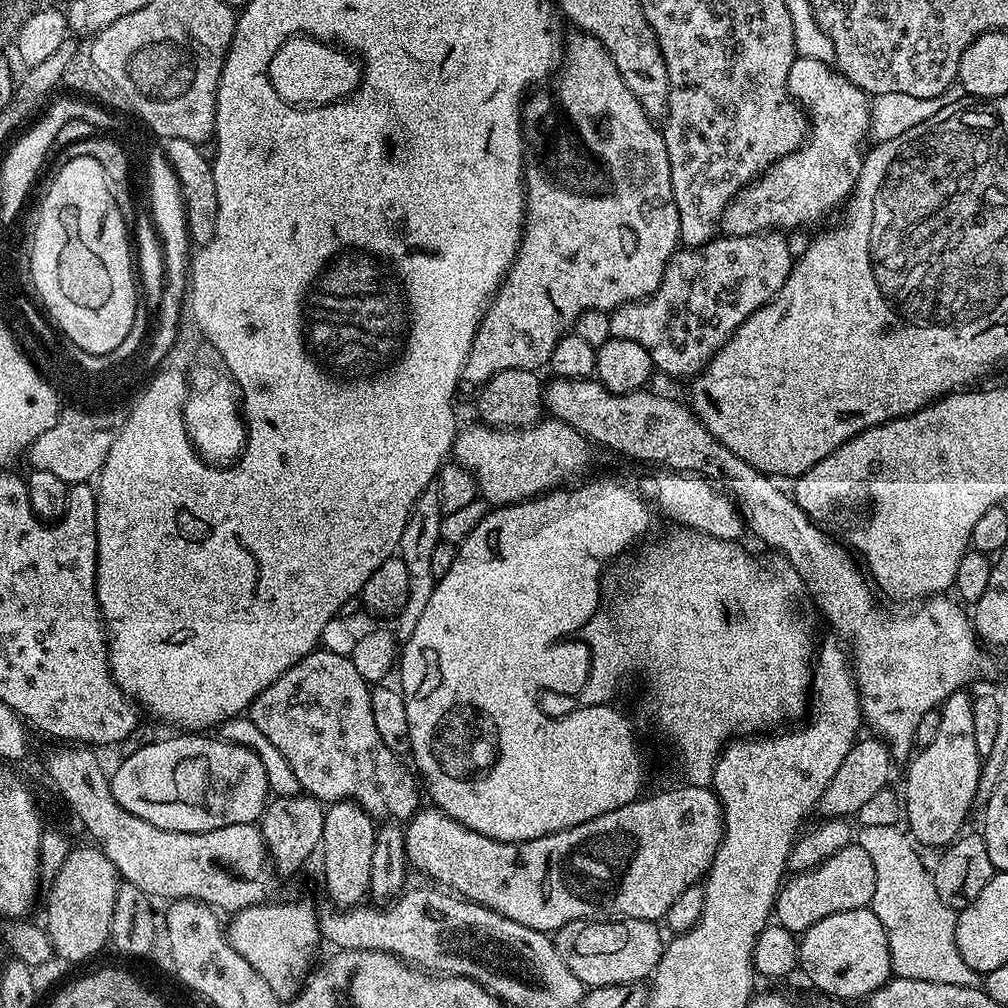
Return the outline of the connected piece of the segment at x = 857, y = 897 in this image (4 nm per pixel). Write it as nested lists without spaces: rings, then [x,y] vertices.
[[[857,842],[846,845],[838,854],[826,858],[808,872],[789,875],[776,895],[775,919],[786,930],[802,934],[814,922],[830,918],[830,914],[842,914],[842,910],[858,910],[871,905],[874,898],[875,868],[870,855]]]

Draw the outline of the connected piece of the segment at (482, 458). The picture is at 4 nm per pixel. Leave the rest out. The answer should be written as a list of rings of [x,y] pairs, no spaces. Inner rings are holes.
[[[544,418],[526,428],[516,429],[491,428],[482,422],[475,423],[457,431],[452,456],[473,475],[481,499],[495,507],[532,499],[573,481],[570,479],[585,470],[594,451],[587,437],[555,418]]]

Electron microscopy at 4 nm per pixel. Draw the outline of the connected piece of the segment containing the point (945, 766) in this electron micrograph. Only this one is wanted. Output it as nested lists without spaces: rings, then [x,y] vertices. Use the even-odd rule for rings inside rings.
[[[961,690],[946,697],[940,705],[938,734],[930,746],[919,749],[907,761],[908,773],[902,787],[902,816],[907,831],[917,845],[929,844],[943,849],[961,835],[964,823],[977,803],[976,791],[980,781],[982,757],[974,742],[973,697]]]

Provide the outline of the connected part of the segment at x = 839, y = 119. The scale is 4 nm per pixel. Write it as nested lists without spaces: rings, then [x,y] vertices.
[[[799,55],[790,66],[788,93],[804,109],[810,125],[810,135],[795,152],[773,162],[725,206],[718,225],[723,235],[749,236],[755,232],[789,230],[788,228],[800,228],[803,224],[816,224],[819,220],[826,219],[836,207],[839,209],[856,189],[858,174],[866,155],[864,139],[869,139],[872,123],[872,105],[868,93],[854,86],[854,82],[850,82],[839,70],[834,70],[831,63]]]

